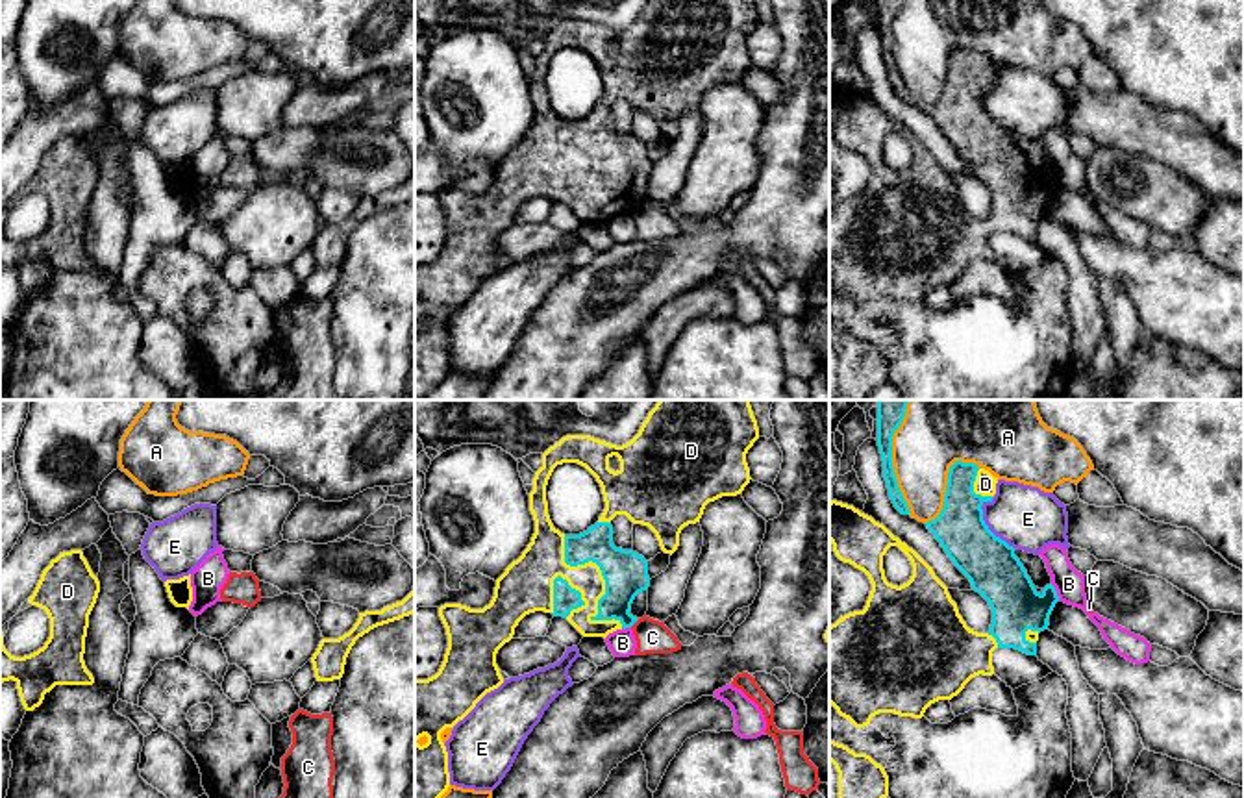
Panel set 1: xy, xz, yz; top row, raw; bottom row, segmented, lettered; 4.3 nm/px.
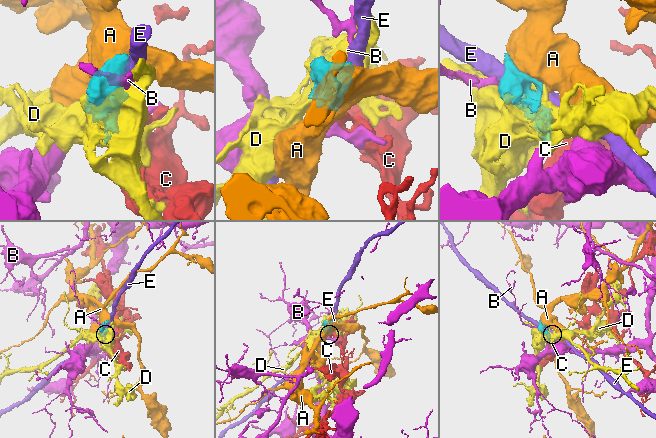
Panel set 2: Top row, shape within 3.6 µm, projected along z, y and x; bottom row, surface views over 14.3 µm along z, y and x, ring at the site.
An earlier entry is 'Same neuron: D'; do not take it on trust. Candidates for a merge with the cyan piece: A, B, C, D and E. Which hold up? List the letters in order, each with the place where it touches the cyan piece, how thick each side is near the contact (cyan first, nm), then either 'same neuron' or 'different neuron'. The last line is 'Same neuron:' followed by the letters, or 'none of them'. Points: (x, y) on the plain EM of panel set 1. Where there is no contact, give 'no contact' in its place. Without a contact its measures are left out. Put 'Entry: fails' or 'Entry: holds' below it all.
A: contact yz (891, 50); calibres 90 and 280 nm; different neuron
B: contact yz (1056, 176); calibres 220 and 130 nm; different neuron
C: contact xz (634, 208); calibres 190 and 140 nm; different neuron
D: contact xz (602, 160); calibres 190 and 160 nm; same neuron
E: contact yz (987, 112); calibres 220 and 280 nm; different neuron
Same neuron: D
Entry: holds

